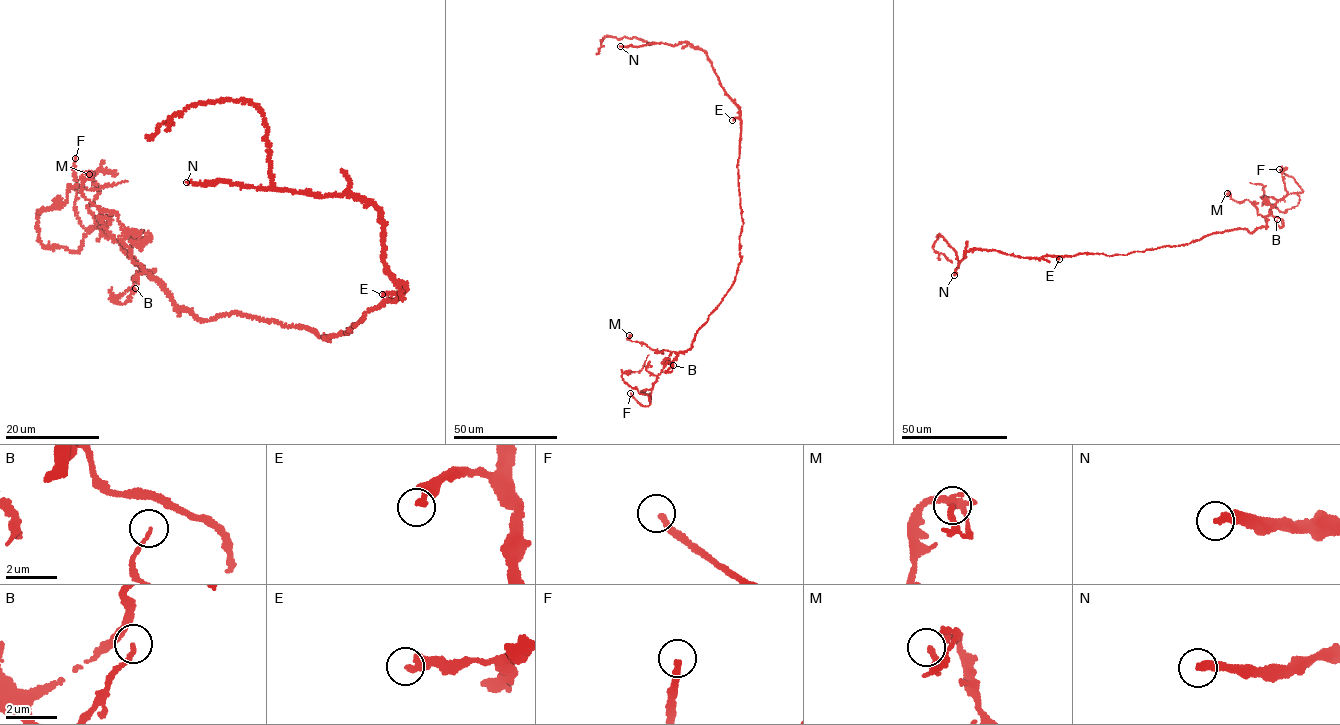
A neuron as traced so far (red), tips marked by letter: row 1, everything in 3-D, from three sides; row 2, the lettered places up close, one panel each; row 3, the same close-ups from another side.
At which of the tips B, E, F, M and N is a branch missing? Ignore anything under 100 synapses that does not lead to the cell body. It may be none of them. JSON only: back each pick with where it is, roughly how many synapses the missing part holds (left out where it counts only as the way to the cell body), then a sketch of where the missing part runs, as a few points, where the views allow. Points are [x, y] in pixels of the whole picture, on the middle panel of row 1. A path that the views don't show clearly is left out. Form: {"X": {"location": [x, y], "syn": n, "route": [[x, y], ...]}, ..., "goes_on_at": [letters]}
{"F": {"location": [630, 393]}, "N": {"location": [620, 46], "syn": 300, "route": [[620, 46], [597, 44], [589, 39], [583, 29], [569, 27], [552, 35], [545, 69], [548, 73]]}, "goes_on_at": ["F", "N"]}

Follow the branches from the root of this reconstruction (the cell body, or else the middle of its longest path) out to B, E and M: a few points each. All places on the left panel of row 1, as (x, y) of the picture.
B: (347, 331), (325, 340), (302, 327), (235, 313), (204, 321), (177, 307), (142, 270), (117, 301), (135, 288)
E: (347, 331), (371, 308), (401, 295), (382, 294)
M: (347, 331), (325, 340), (182, 311), (134, 263), (115, 212), (84, 197), (89, 174)

